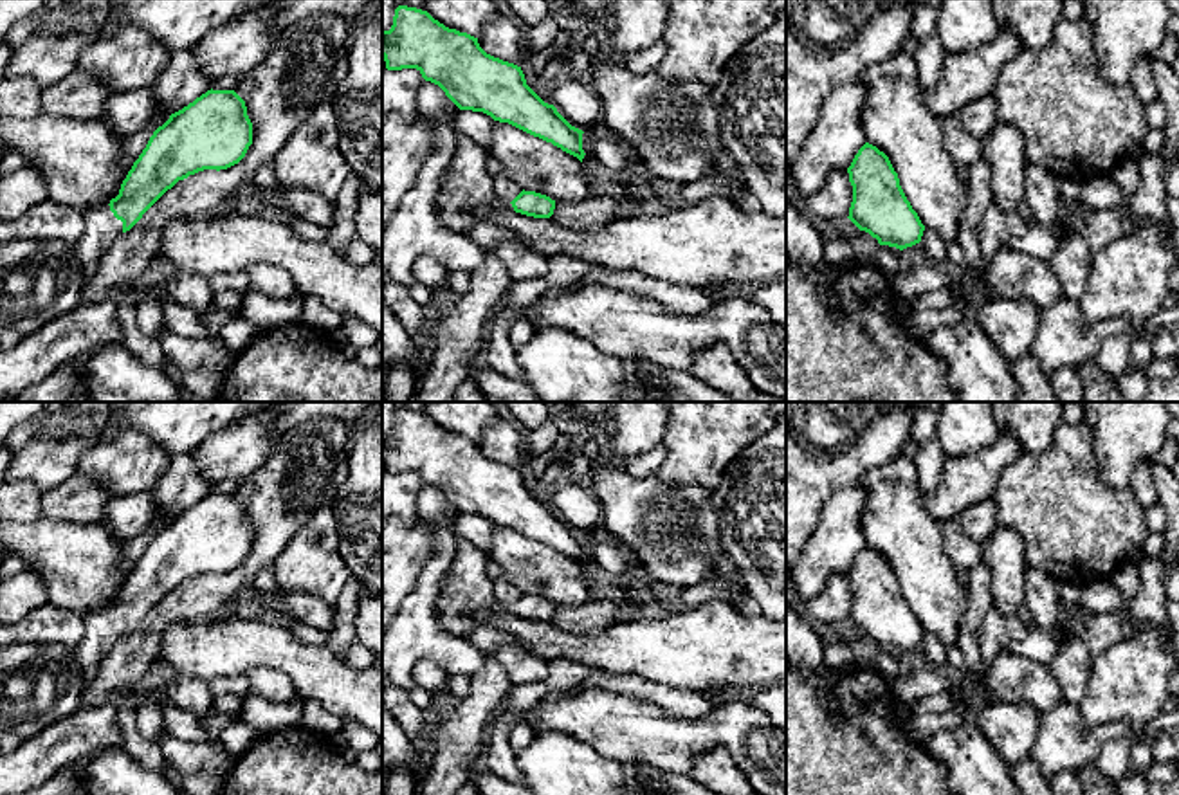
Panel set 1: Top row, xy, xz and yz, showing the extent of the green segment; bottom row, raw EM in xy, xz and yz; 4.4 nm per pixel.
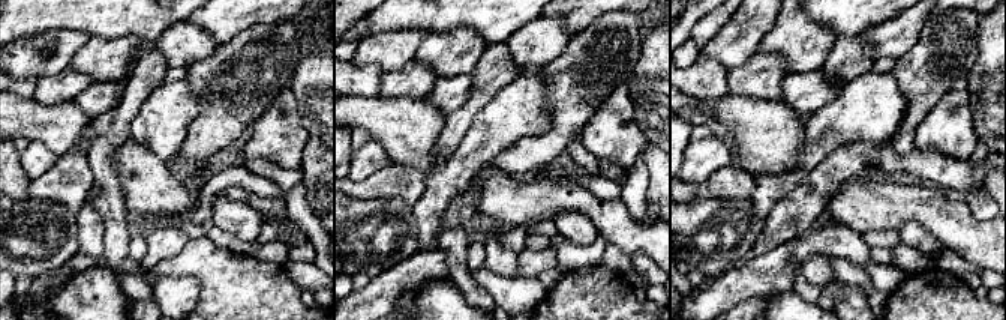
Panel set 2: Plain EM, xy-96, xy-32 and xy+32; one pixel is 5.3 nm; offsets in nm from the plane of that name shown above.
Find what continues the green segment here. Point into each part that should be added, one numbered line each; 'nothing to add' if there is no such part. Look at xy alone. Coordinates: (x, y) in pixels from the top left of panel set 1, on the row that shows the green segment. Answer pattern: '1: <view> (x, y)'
1: xy (101, 228)

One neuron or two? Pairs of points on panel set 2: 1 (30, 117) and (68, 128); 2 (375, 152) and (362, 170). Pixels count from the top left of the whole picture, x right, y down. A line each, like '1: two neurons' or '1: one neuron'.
1: one neuron
2: one neuron

